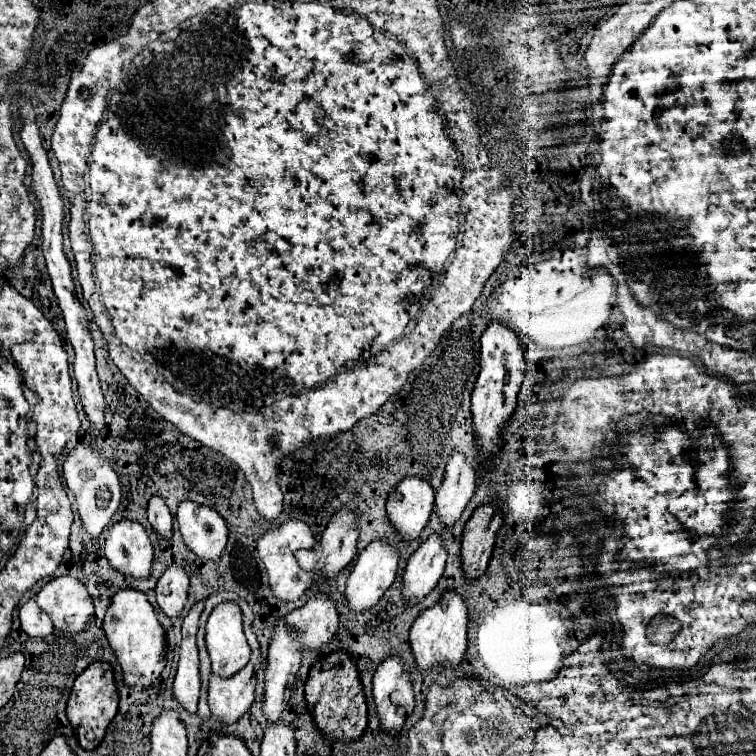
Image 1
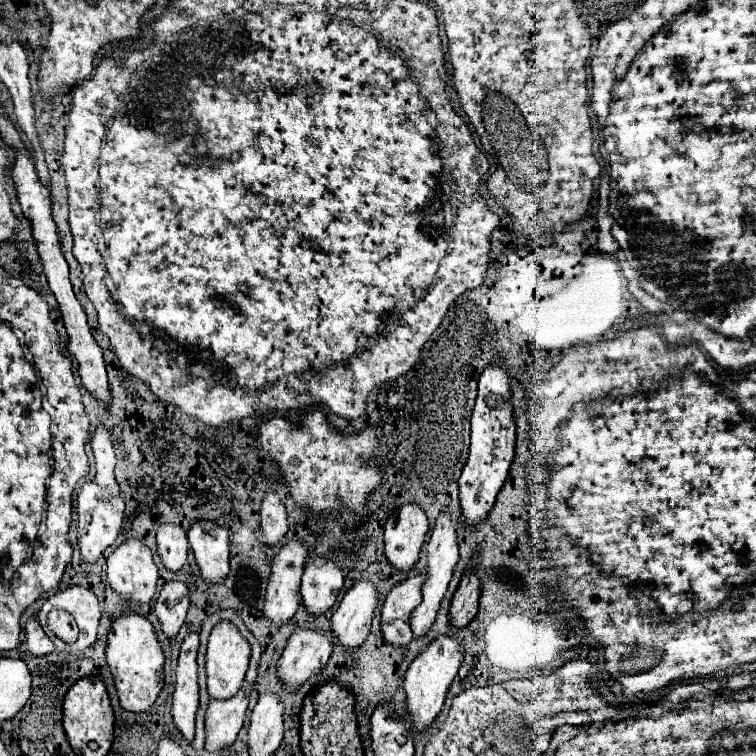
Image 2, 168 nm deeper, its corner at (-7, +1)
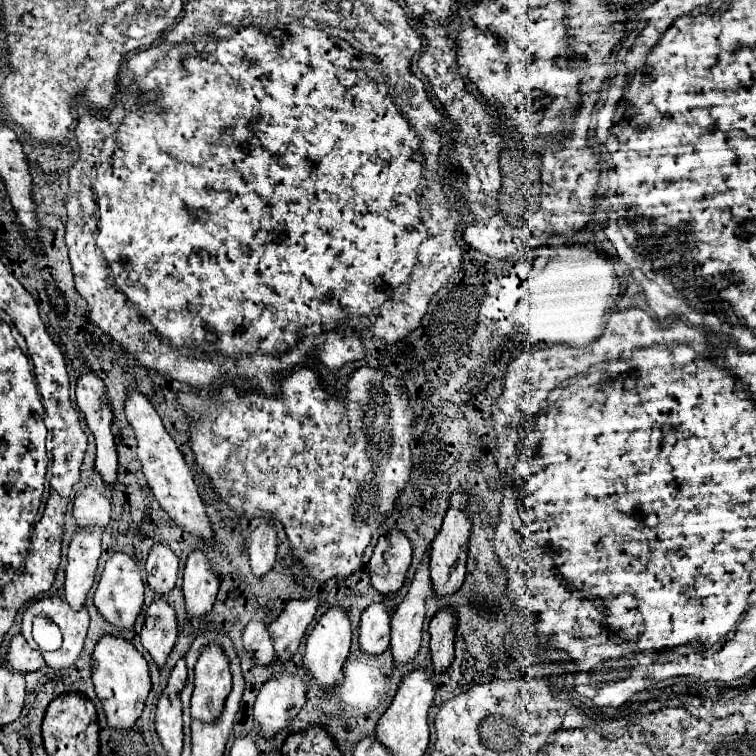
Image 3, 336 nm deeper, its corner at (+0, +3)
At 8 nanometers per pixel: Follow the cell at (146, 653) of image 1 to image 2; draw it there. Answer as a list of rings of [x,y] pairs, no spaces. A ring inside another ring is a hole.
[[[123,613],[119,619],[113,621],[109,637],[107,637],[107,651],[105,659],[109,665],[109,671],[113,675],[113,683],[117,689],[119,703],[125,711],[131,713],[143,713],[147,711],[163,687],[163,651],[155,637],[153,625],[137,613]]]

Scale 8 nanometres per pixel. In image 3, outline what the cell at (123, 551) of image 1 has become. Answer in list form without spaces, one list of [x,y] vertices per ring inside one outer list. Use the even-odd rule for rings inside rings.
[[[114,553],[102,571],[102,577],[98,581],[96,593],[94,593],[94,605],[102,613],[106,621],[116,625],[118,629],[130,629],[142,611],[144,603],[144,581],[138,569],[138,561],[126,553]]]

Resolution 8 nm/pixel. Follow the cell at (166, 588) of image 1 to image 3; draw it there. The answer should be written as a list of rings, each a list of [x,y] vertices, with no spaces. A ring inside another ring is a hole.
[[[156,595],[150,607],[146,609],[146,623],[140,631],[140,641],[158,667],[166,663],[166,657],[170,655],[176,643],[176,635],[178,635],[176,611],[166,597]]]

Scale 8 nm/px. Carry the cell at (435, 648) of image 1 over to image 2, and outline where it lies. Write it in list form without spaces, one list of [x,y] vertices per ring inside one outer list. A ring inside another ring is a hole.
[[[441,635],[409,665],[405,679],[403,679],[403,687],[405,687],[405,695],[407,695],[409,721],[411,721],[411,727],[417,729],[417,733],[429,729],[433,725],[435,717],[439,715],[439,711],[443,709],[447,689],[449,689],[453,677],[457,675],[461,661],[463,661],[463,647],[459,645],[459,641],[455,641],[447,635]]]

